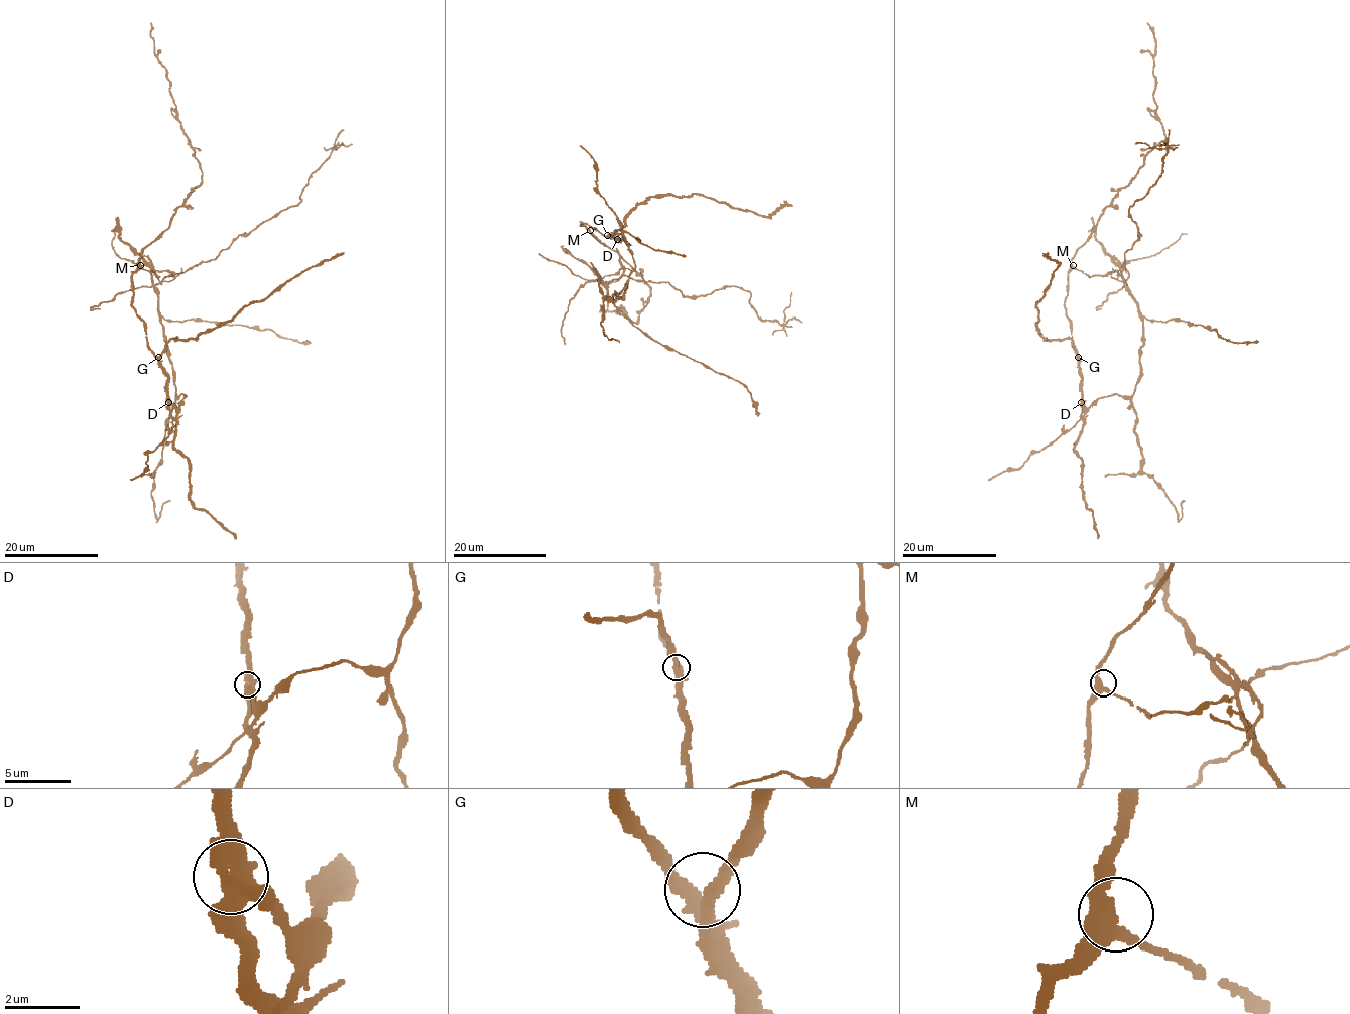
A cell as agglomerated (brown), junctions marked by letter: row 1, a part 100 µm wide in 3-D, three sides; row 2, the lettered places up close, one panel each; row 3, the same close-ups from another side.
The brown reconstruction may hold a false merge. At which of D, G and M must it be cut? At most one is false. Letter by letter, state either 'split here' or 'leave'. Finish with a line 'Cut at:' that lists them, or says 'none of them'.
D: split here
G: leave
M: leave
Cut at: D

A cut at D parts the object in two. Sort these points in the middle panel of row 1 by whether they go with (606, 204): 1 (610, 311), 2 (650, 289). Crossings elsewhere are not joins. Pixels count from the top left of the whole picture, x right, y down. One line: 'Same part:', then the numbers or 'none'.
Same part: none

